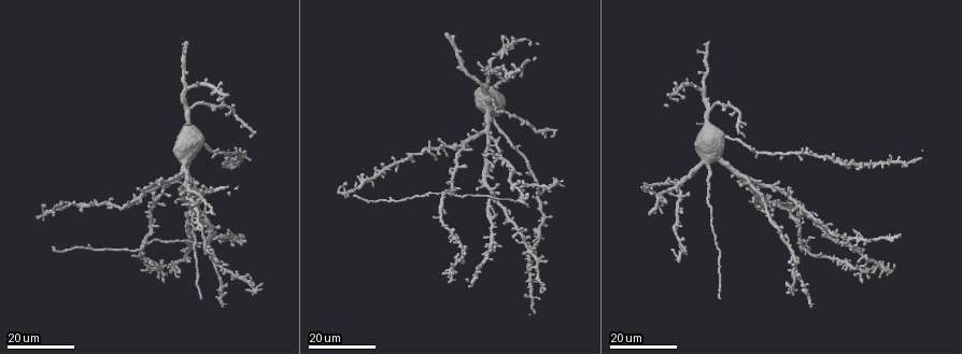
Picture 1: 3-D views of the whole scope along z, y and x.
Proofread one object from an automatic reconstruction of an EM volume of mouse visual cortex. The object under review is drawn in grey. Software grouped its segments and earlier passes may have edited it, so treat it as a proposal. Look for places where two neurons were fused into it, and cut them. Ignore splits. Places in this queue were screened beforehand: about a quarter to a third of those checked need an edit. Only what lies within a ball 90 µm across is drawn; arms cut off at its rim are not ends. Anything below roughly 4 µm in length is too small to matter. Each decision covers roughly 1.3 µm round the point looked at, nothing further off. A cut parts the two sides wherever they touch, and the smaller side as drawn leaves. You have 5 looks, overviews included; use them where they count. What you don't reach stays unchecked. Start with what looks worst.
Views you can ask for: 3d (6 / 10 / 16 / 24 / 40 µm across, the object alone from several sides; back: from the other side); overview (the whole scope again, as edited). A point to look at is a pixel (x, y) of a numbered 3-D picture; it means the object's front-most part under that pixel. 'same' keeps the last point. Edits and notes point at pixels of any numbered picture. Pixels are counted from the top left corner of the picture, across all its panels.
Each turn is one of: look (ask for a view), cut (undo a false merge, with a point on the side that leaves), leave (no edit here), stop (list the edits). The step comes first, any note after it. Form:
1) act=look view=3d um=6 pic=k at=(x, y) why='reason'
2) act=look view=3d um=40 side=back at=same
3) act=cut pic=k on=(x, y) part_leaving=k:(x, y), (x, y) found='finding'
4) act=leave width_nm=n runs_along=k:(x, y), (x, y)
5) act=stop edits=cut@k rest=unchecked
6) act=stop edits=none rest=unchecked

act=look view=3d um=24 pic=1 at=(126, 206) why='two arms in line, one across'

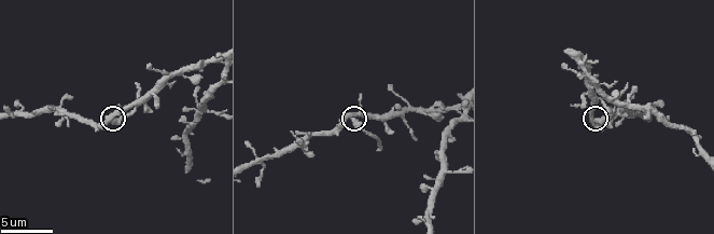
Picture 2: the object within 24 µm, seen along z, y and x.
act=look view=3d um=10 pic=2 at=(595, 120)

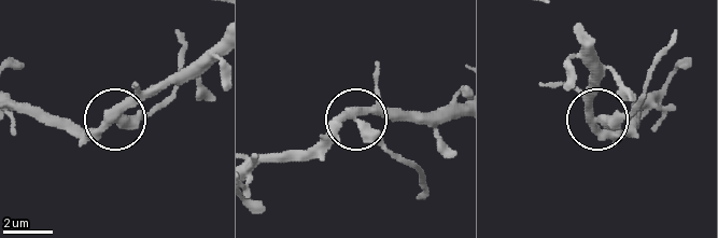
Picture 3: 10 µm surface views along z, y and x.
act=look view=3d um=6 pic=3 at=(598, 121)

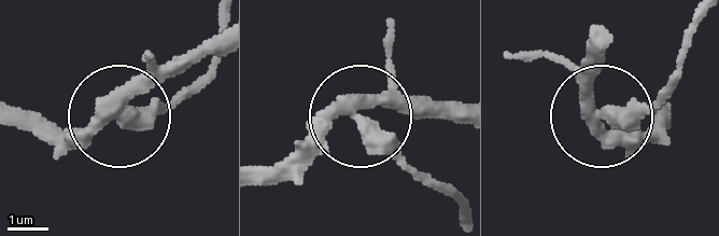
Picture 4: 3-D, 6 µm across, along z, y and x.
act=cut pic=4 on=(153, 123) width_nm=360 part_leaving=4:(594, 115), (646, 105), (680, 64), (694, 23) found='a second neuron is stuck on'

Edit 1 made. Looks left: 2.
act=look view=3d um=16 pic=1 at=(679, 198) why='thin arm on a thick one'

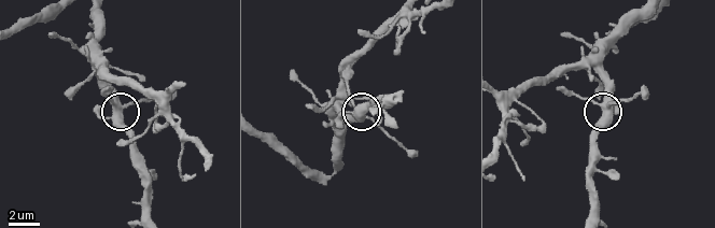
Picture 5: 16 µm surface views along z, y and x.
act=look view=3d um=6 pic=5 at=(609, 110) why='closer look'

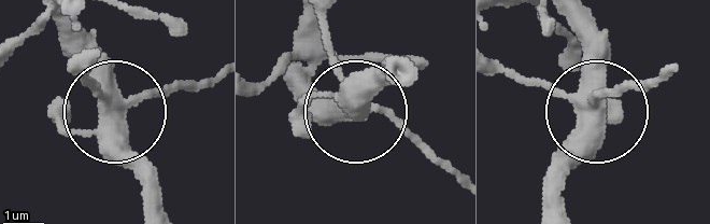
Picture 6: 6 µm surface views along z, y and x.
act=leave width_nm=410 runs_along=6:(577, 11), (594, 110), (645, 83) found='one neuron here'

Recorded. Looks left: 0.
act=stop edits=cut@4 rest=unchecked

